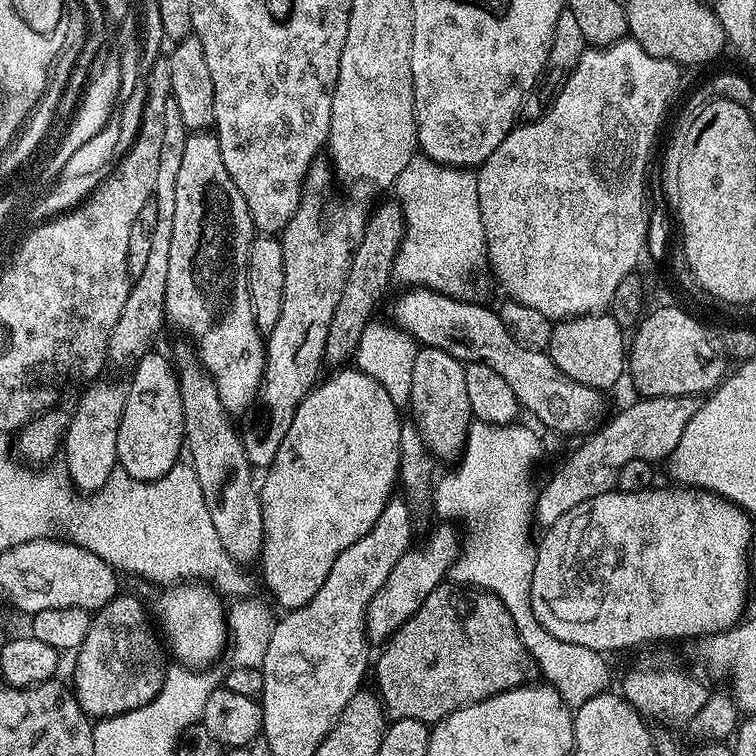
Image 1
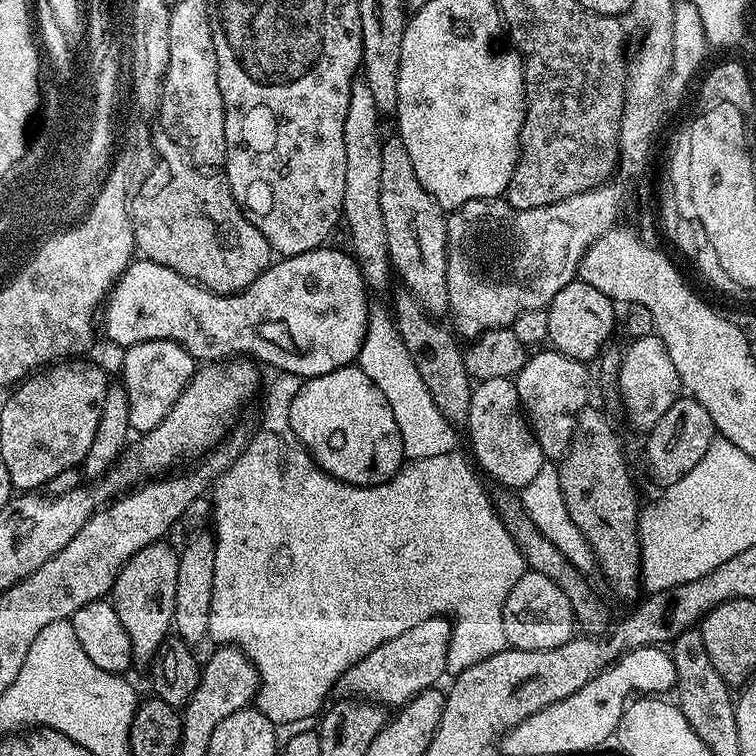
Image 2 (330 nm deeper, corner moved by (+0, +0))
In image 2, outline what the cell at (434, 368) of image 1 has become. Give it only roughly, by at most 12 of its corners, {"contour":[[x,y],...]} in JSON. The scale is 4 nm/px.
{"contour":[[396,134],[382,146],[382,218],[400,284],[447,317],[446,212]]}

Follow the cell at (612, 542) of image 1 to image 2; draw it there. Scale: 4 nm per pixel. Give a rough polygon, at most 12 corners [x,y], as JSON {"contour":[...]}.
{"contour":[[525,571],[502,610],[509,645],[527,652],[577,631],[566,594]]}

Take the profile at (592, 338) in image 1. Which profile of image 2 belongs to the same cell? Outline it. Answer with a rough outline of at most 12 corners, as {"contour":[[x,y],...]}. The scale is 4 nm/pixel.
{"contour":[[585,280],[554,294],[547,343],[595,361],[618,324],[614,301]]}

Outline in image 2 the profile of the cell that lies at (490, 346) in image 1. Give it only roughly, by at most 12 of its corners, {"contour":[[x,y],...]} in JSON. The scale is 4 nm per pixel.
{"contour":[[355,256],[277,259],[223,296],[133,259],[106,297],[121,346],[255,357],[301,378],[359,357]]}

